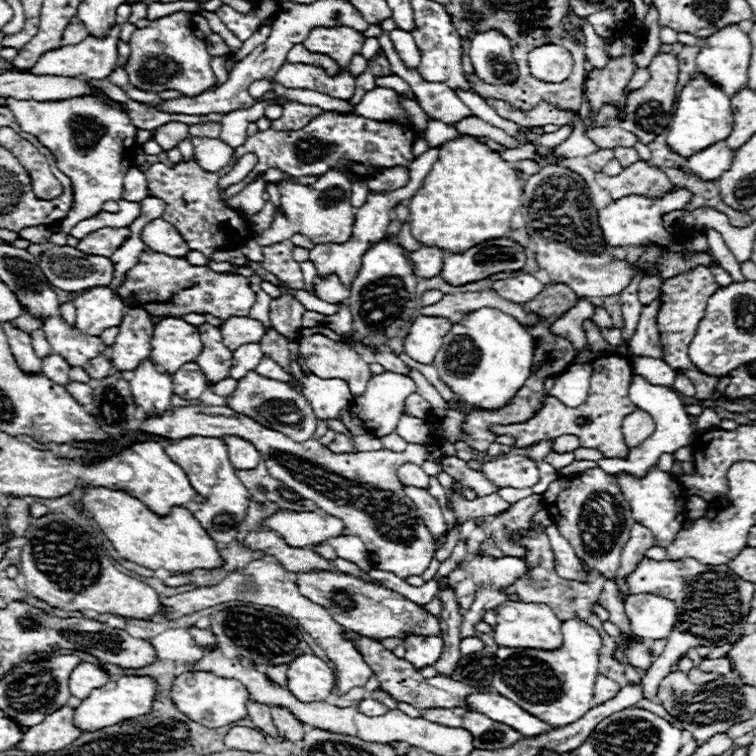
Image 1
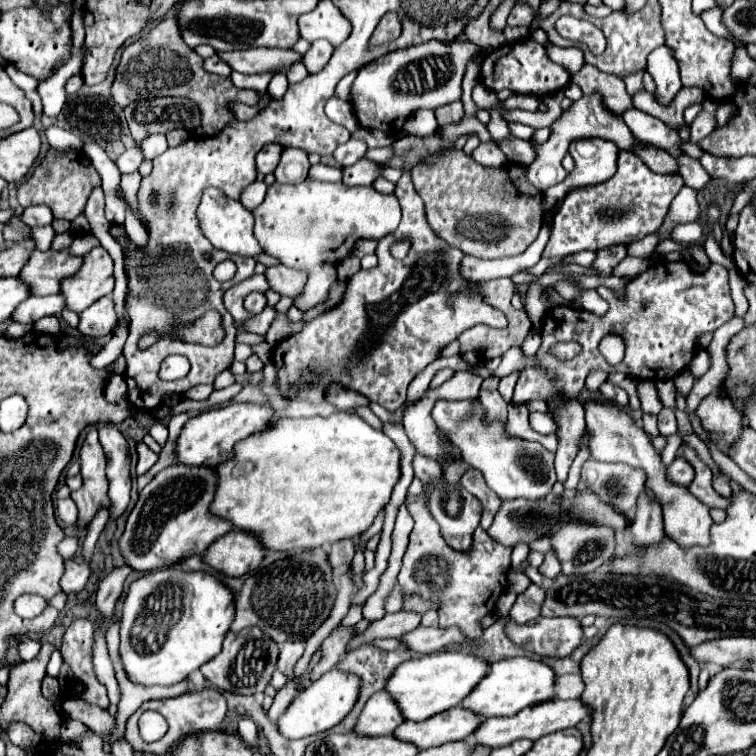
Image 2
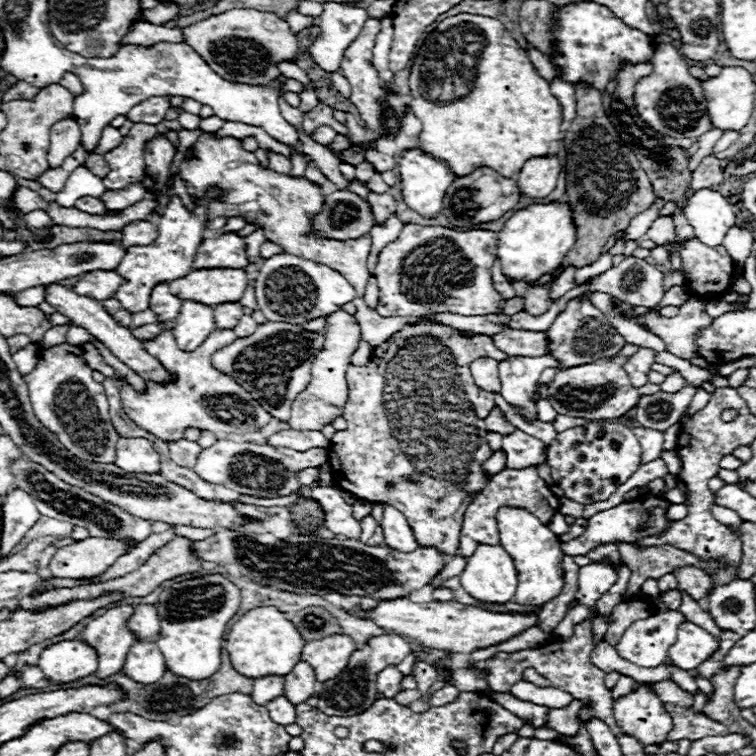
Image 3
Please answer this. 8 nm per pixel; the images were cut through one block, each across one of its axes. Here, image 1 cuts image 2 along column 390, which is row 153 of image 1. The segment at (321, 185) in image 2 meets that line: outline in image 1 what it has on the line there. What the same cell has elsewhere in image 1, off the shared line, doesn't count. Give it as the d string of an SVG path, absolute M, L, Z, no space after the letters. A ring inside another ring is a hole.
M192 138L194 158L200 162L204 170L220 170L232 160L234 150L218 138Z

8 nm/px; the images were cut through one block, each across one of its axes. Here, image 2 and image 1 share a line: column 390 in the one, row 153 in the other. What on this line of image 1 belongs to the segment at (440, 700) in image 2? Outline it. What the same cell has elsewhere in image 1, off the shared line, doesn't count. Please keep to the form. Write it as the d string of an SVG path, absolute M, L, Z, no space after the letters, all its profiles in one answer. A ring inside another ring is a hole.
M698 74L678 94L676 110L672 114L666 142L672 152L684 158L690 158L692 154L728 138L732 132L732 126L734 126L734 116L730 112L730 98L718 86L714 86L714 82Z

